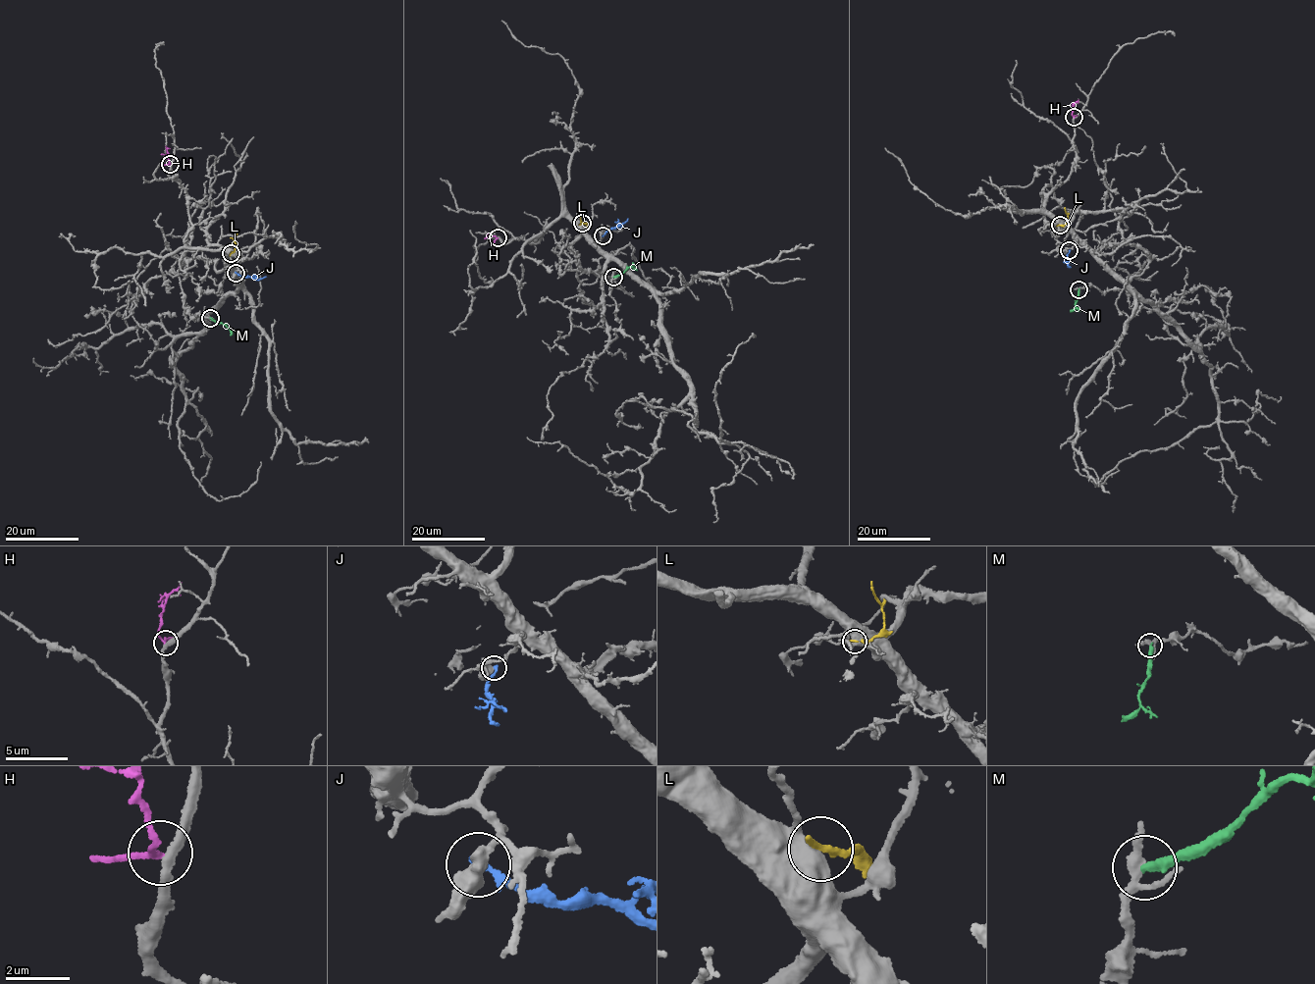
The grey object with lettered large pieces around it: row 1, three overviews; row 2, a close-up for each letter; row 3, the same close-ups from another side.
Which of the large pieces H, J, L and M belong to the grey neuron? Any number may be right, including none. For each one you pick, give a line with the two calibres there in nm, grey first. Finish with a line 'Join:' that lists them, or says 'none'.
Join: none

